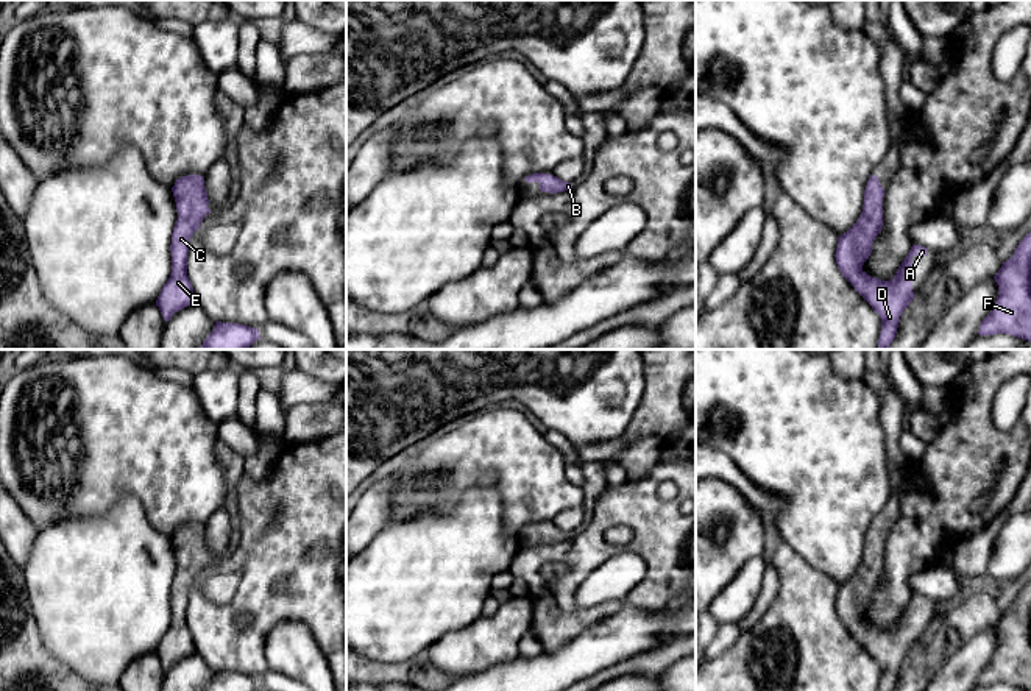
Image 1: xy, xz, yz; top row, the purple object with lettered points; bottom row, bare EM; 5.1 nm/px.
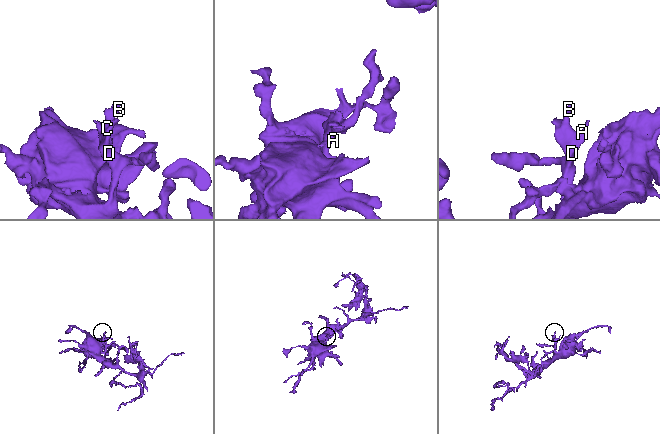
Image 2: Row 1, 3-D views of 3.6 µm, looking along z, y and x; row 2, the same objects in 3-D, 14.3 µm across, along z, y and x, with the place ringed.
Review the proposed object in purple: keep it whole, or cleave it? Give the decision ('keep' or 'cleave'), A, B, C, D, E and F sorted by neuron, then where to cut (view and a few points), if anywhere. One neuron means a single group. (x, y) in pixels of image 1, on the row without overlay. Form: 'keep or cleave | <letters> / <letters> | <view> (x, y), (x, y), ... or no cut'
keep | A B C D E F | no cut

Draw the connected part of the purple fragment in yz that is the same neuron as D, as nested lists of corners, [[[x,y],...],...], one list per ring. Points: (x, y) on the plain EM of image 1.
[[[872,524],[864,540],[863,562],[856,572],[838,588],[836,613],[842,625],[872,655],[881,668],[878,691],[894,691],[900,666],[914,649],[912,607],[926,605],[928,597],[912,594],[891,630],[869,625],[863,615],[872,602],[872,593],[883,576],[883,546],[878,526]]]

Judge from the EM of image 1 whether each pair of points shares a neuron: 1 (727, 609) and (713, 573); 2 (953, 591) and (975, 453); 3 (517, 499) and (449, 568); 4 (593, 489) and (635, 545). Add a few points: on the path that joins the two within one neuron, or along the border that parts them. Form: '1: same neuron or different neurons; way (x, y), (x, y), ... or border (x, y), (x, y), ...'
1: different neurons; border (744, 562), (735, 577), (712, 602)
2: different neurons; border (945, 560), (913, 576)
3: different neurons; border (493, 478), (503, 507), (503, 527), (517, 535)
4: different neurons; border (607, 484), (596, 501), (593, 518), (585, 529)

